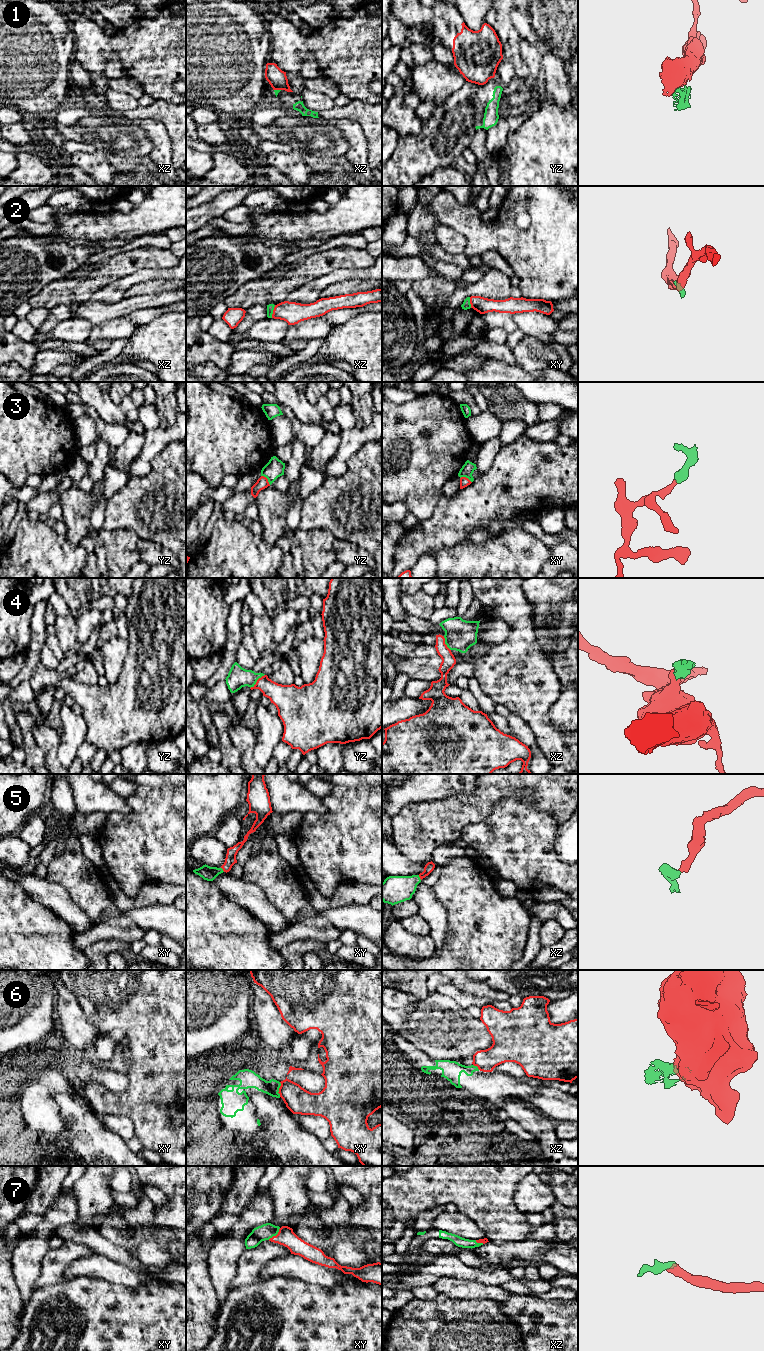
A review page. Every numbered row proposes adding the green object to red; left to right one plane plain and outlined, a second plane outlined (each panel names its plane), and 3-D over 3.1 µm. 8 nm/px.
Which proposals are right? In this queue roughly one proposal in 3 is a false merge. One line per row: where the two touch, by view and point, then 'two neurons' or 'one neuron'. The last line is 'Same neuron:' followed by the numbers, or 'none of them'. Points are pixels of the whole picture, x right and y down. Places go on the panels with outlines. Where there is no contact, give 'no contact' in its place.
1: xz (277, 89) | two neurons
2: xz (273, 311) | two neurons
3: yz (267, 479) | one neuron
4: yz (257, 681) | two neurons
5: xz (419, 876) | one neuron
6: xy (279, 1089) | two neurons
7: xy (276, 1235) | one neuron
Same neuron: 3, 5, 7

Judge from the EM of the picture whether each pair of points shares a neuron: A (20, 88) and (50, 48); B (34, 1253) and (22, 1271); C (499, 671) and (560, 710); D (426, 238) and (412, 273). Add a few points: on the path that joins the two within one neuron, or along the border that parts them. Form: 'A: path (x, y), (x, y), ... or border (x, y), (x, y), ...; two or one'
A: path (20, 78), (40, 58); one
B: path (30, 1257), (26, 1262), (26, 1267); one
C: border (562, 689), (550, 708), (550, 721), (557, 728); two
D: border (419, 255), (437, 271); two

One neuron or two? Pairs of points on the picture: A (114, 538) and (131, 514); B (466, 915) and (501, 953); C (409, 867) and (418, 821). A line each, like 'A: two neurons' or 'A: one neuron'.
A: two neurons
B: one neuron
C: two neurons

